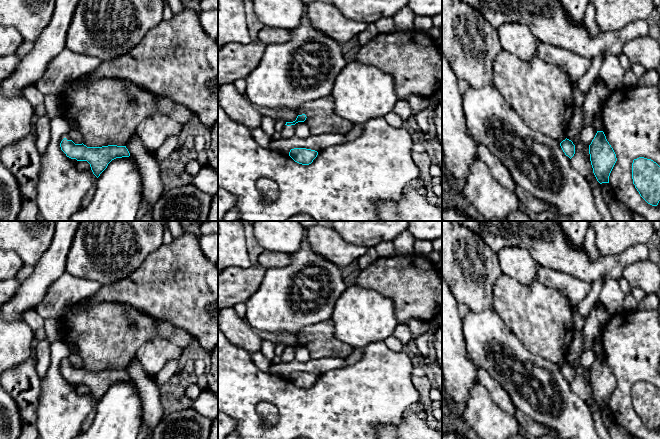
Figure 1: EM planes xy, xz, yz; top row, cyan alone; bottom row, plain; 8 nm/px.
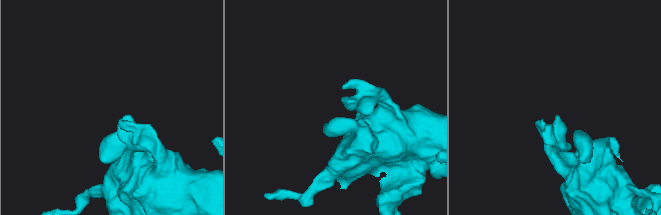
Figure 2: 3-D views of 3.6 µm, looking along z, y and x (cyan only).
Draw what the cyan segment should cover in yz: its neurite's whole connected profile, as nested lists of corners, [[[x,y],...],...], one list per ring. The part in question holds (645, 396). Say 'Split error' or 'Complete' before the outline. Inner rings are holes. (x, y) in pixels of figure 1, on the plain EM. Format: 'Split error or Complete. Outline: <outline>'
Complete. Outline: [[[644,381],[634,383],[632,403],[640,420],[648,428],[657,430],[660,425],[660,390]]]

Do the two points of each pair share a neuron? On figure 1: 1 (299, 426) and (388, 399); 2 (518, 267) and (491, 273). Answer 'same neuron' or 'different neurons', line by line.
1: same neuron
2: different neurons

